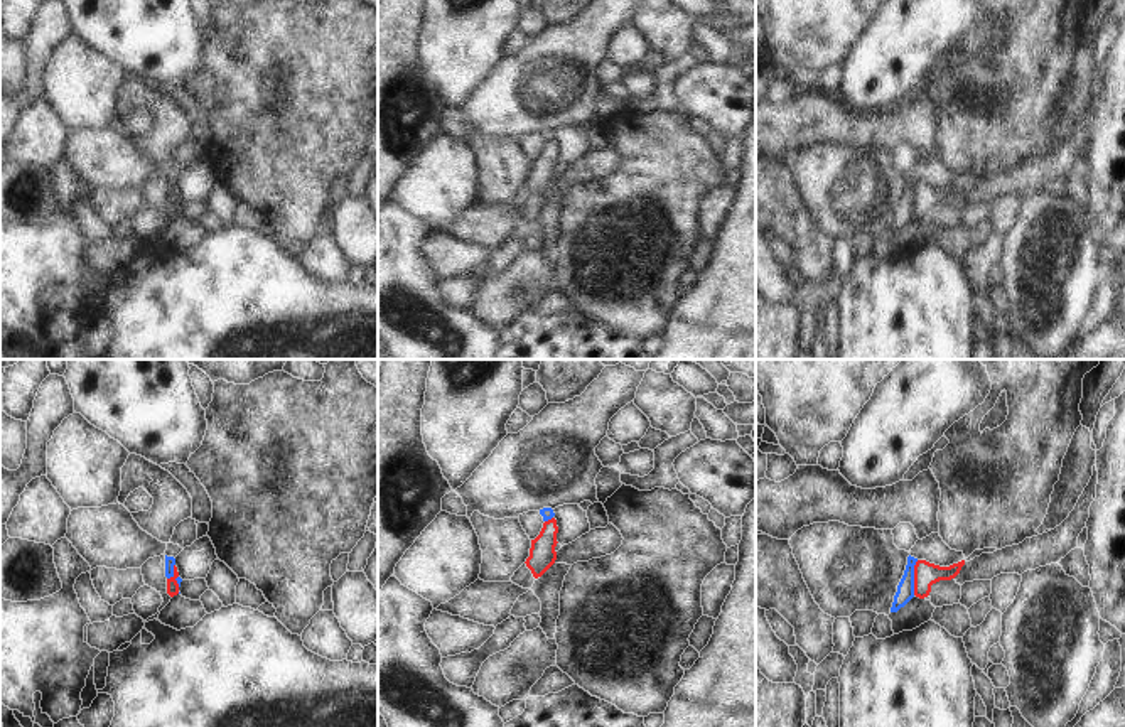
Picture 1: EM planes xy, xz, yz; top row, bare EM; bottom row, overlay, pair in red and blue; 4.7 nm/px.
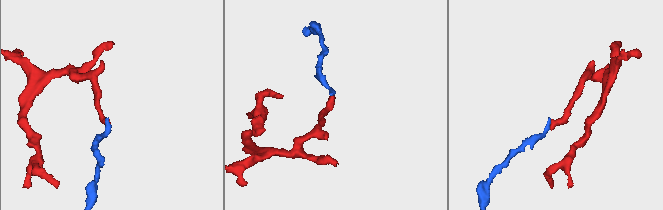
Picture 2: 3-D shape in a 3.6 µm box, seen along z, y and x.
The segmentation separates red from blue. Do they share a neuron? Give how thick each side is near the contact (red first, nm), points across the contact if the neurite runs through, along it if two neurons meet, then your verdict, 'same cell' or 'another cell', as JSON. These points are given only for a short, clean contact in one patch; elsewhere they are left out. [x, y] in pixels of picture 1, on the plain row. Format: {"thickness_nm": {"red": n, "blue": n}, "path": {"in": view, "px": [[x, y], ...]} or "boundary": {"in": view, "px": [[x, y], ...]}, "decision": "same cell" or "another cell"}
{"thickness_nm": {"red": 120, "blue": 80}, "boundary": {"in": "yz", "px": [[918, 183], [915, 188], [913, 216]]}, "decision": "another cell"}

